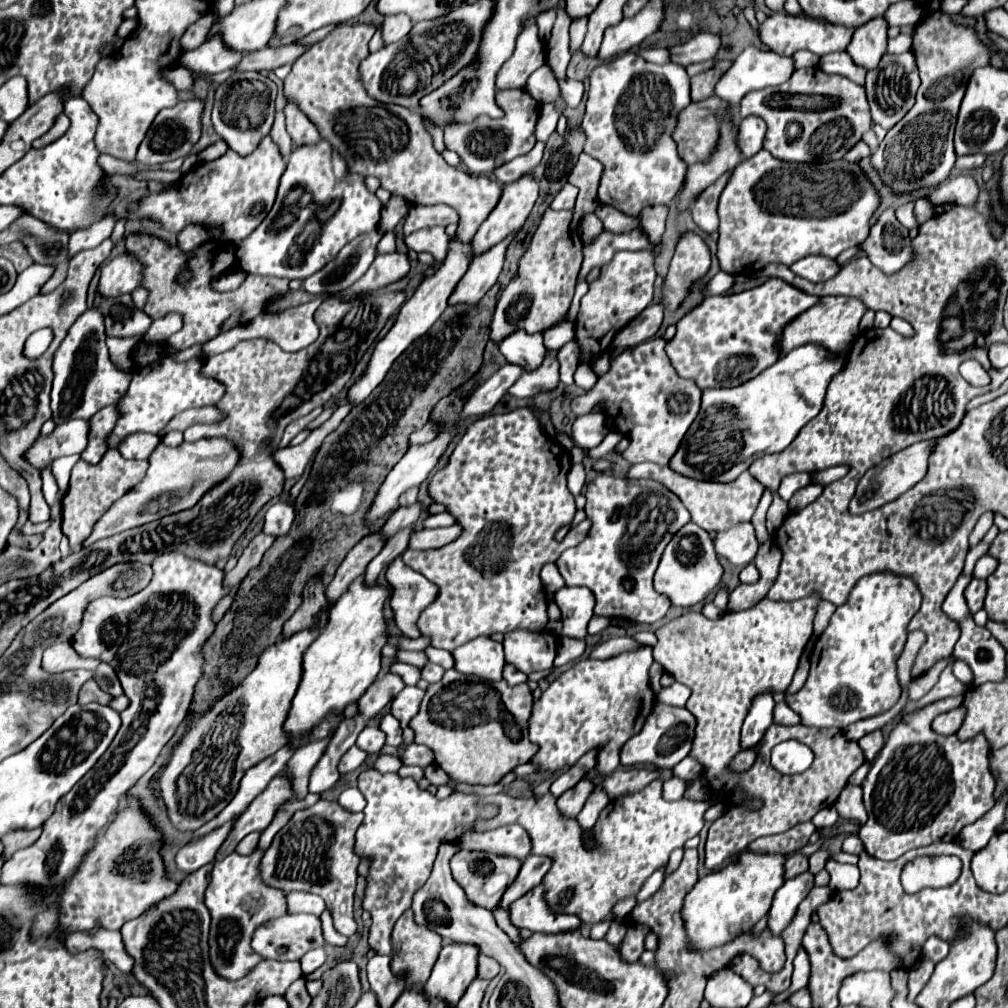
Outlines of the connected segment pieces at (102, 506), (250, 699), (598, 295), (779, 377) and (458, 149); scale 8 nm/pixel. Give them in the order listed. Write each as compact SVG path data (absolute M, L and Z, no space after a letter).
M107 449L100 462L91 465L82 459L72 469L72 487L62 500L62 532L69 537L73 549L79 549L88 538L95 521L103 515L115 499L125 495L131 485L137 485L145 477L145 461L123 459L117 449Z
M305 629L267 647L259 655L255 671L193 721L159 779L169 821L177 831L195 831L211 821L229 805L243 773L287 743L283 721L301 681L301 655L315 637L317 631Z
M619 251L613 261L601 267L601 275L597 281L589 285L587 295L581 299L581 309L575 321L575 341L581 347L581 361L589 361L603 353L619 329L631 323L647 305L653 301L653 253L641 251Z
M803 345L783 355L775 365L767 367L763 373L759 373L751 381L745 381L743 385L731 389L705 389L701 411L693 421L691 429L687 431L687 437L683 437L675 457L671 457L669 467L693 479L727 483L739 477L759 455L783 451L797 437L801 427L809 423L823 409L827 385L831 377L839 373L843 363L847 361L846 353L837 354L839 357L831 357L831 355L835 354L817 345Z
M523 89L499 91L497 103L505 111L503 119L479 117L469 125L447 125L445 127L445 145L455 151L463 163L477 175L493 173L499 165L509 163L511 159L529 153L535 147L535 123L539 113L539 103Z

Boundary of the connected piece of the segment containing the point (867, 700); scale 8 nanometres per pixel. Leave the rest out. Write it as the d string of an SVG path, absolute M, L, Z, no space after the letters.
M875 573L863 577L851 591L845 605L837 607L829 627L819 635L811 651L811 669L805 685L799 693L785 697L787 705L801 715L801 723L817 729L847 727L849 723L875 717L889 711L901 697L901 685L897 677L897 659L907 643L907 625L921 607L921 593L909 577L893 573Z

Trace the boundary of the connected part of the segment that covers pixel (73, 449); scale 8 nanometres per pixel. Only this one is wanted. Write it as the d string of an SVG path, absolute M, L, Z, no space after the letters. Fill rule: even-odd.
M75 419L75 421L65 421L65 425L55 425L51 435L37 437L31 443L31 449L27 449L25 453L27 463L43 471L63 455L81 453L87 445L87 433L89 433L89 421L85 419Z

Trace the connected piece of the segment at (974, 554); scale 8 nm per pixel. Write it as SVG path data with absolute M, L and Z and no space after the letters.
M993 525L986 533L982 541L975 547L970 548L969 553L965 559L965 565L962 573L966 576L972 576L974 566L979 558L987 553L989 545L993 539L999 534L999 529L996 525Z

